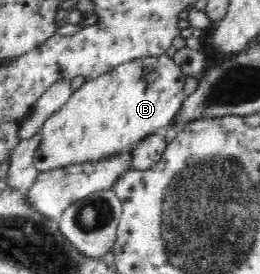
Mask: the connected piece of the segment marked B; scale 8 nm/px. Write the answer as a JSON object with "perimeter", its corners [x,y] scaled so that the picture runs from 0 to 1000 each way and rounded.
{"perimeter":[[[638,197],[477,226],[388,281],[323,299],[262,372],[158,467],[131,606],[154,628],[308,591],[377,591],[419,566],[504,551],[577,485],[662,453],[708,369],[715,277]]]}

